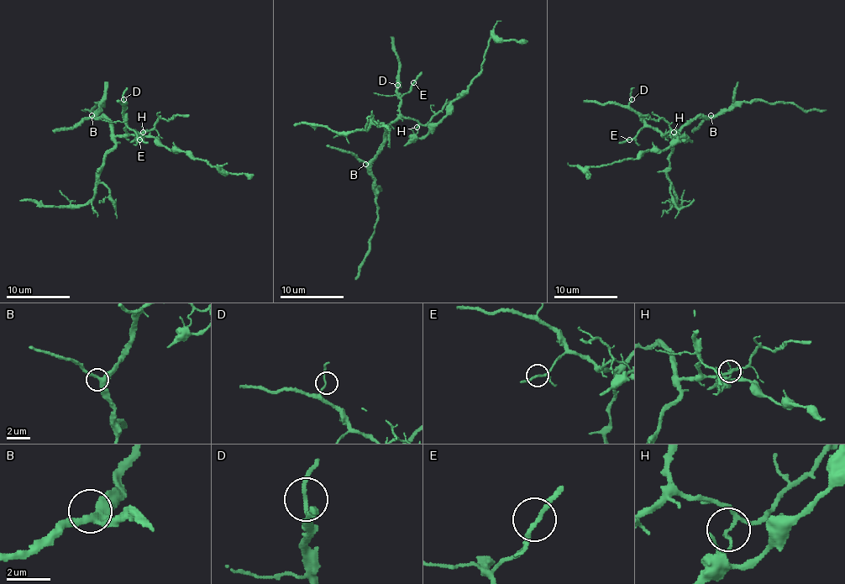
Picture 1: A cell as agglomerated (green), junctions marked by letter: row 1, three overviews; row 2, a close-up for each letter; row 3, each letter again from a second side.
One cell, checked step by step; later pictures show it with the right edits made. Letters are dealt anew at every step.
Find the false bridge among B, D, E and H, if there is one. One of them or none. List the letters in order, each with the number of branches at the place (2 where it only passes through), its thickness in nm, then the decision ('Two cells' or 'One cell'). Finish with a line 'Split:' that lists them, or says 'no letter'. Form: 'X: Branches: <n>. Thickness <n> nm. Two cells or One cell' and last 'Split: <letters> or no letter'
B: Branches: 3. Thickness 280 nm. One cell
D: Branches: 2. Thickness 150 nm. One cell
E: Branches: 3. Thickness 150 nm. One cell
H: Branches: 3. Thickness 130 nm. Two cells
Split: H

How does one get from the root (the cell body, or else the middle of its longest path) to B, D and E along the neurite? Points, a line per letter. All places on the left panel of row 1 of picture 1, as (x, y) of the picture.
B: (136, 134), (115, 136), (112, 124), (104, 117), (94, 118), (91, 115)
D: (136, 134), (129, 134), (125, 129), (127, 118), (123, 115), (123, 99)
E: (136, 134), (129, 134), (125, 129), (127, 126), (139, 139)

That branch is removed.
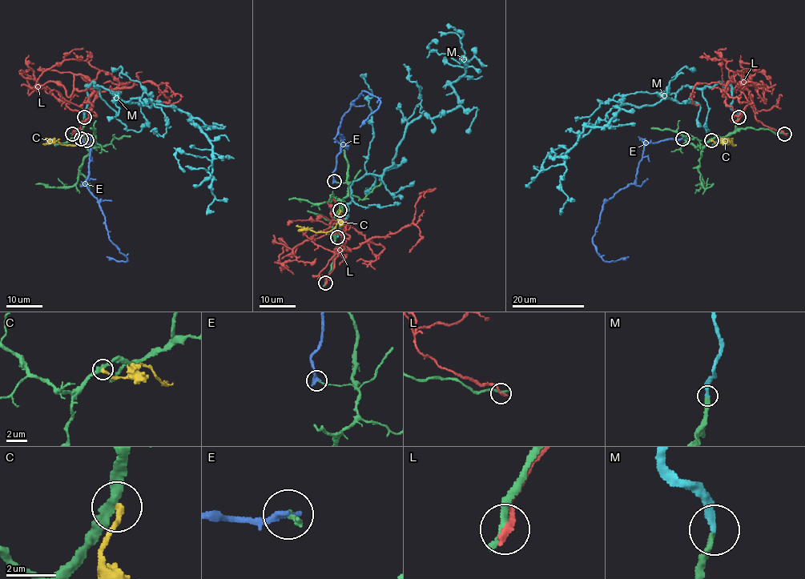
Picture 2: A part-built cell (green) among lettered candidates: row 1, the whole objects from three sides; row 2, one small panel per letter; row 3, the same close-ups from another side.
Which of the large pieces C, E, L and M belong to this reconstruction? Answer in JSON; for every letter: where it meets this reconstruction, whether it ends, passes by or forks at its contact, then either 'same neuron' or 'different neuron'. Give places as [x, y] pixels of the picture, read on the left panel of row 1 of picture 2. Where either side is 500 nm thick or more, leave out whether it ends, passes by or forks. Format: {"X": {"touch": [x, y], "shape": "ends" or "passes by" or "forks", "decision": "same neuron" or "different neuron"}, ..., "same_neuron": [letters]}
{"C": {"touch": [86, 140], "shape": "ends", "decision": "different neuron"}, "E": {"touch": [81, 138], "shape": "ends", "decision": "different neuron"}, "L": {"touch": [72, 134], "shape": "ends", "decision": "different neuron"}, "M": {"touch": [84, 117], "shape": "ends", "decision": "same neuron"}, "same_neuron": ["M"]}

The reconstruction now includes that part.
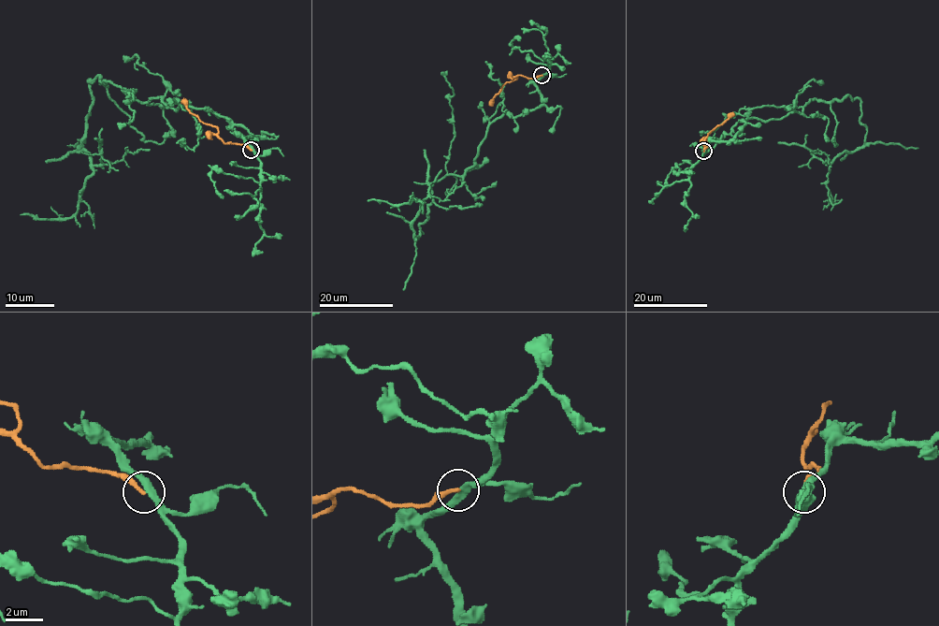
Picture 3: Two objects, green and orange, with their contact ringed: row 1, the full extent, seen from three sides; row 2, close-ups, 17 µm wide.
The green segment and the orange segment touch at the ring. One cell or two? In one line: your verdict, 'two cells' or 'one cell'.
two cells

